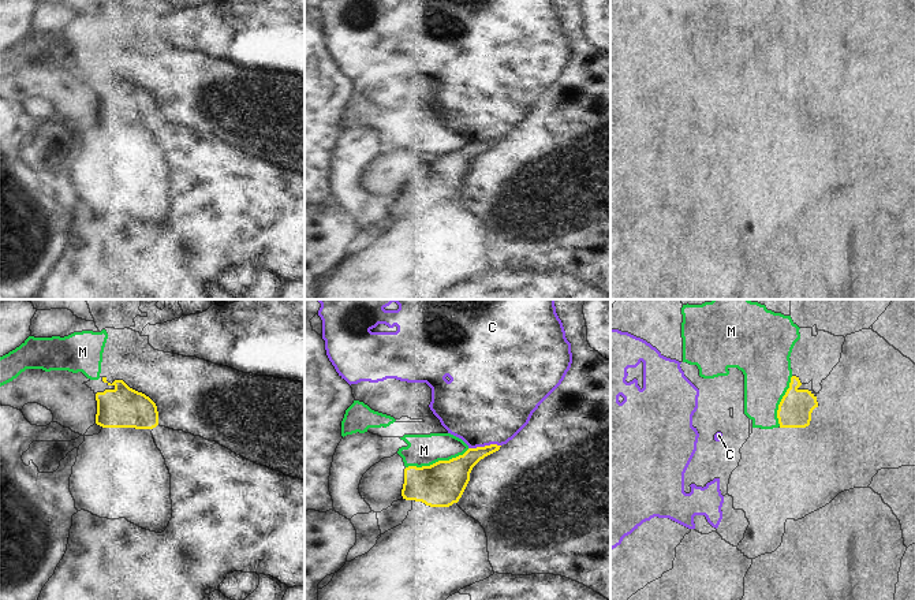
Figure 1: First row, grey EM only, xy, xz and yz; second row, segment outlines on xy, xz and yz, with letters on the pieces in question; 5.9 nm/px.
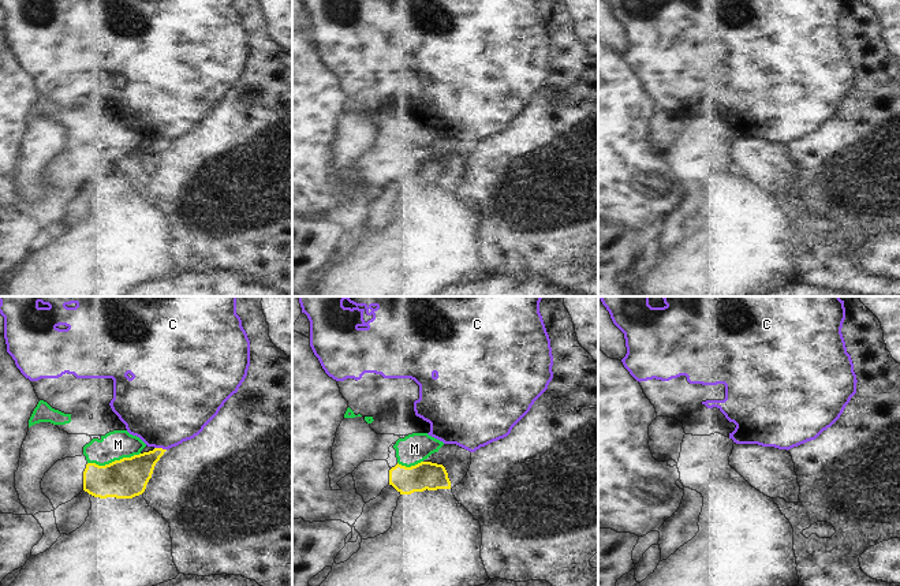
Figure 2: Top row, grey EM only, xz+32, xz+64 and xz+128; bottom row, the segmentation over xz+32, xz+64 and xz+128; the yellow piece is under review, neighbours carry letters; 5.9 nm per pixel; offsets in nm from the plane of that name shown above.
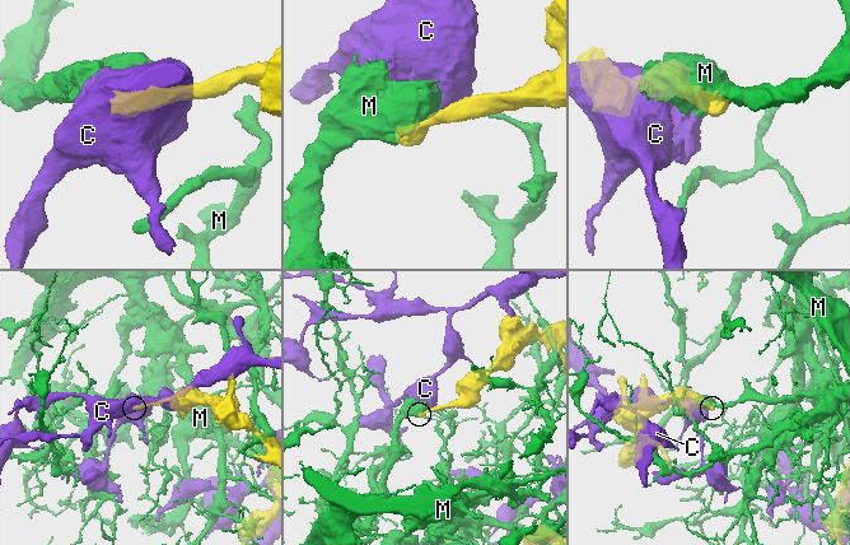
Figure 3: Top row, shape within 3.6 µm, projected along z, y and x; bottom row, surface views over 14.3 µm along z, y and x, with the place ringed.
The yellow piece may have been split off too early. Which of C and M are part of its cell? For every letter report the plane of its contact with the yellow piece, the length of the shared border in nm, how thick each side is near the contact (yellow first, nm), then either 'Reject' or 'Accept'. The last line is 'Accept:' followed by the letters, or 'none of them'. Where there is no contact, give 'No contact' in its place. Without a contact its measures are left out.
C: Touches yellow in xz. Shared border 190 nm. Thickness 190 nm (yellow) against 480 nm. Reject
M: Touches yellow in xz. Shared border 400 nm. Thickness 260 nm (yellow) against 190 nm. Reject
Accept: none of them.

